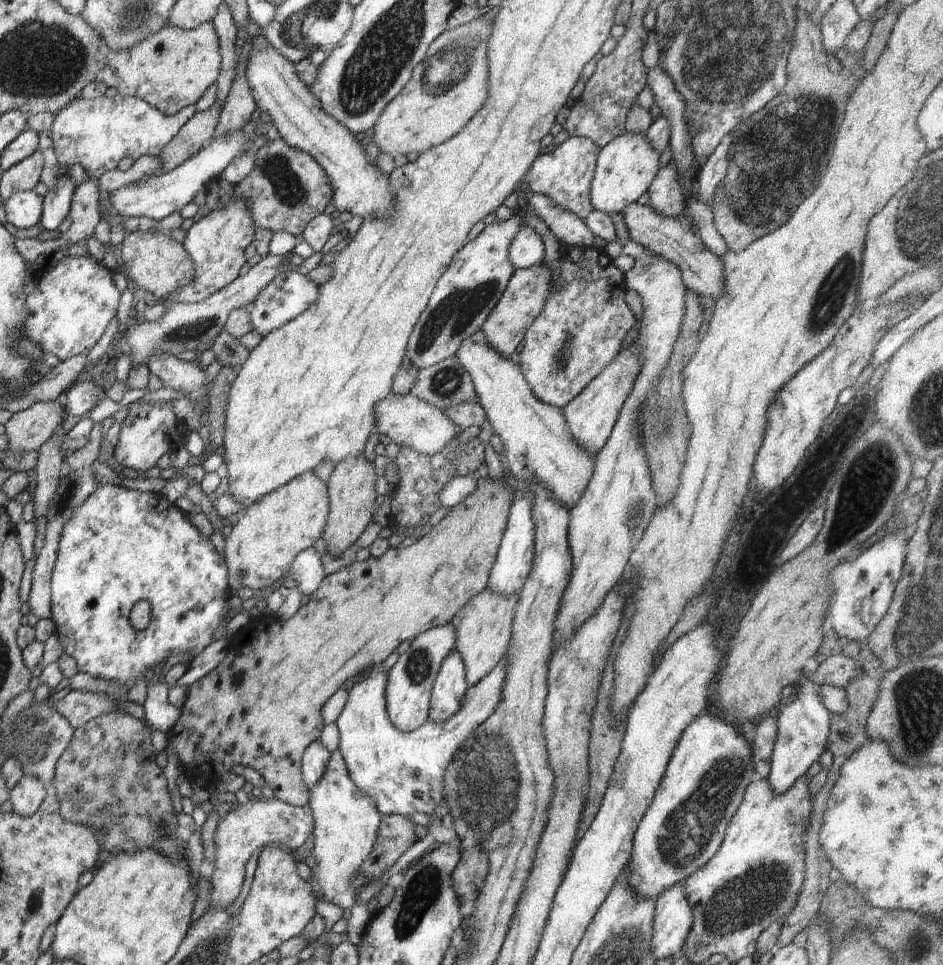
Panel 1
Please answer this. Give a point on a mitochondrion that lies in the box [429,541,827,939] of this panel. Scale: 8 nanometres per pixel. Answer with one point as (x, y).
(487, 784)

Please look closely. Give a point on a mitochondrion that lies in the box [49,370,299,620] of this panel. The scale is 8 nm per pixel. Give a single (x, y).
(68, 494)

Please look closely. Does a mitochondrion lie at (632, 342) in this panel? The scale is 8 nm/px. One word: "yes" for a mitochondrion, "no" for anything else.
no

